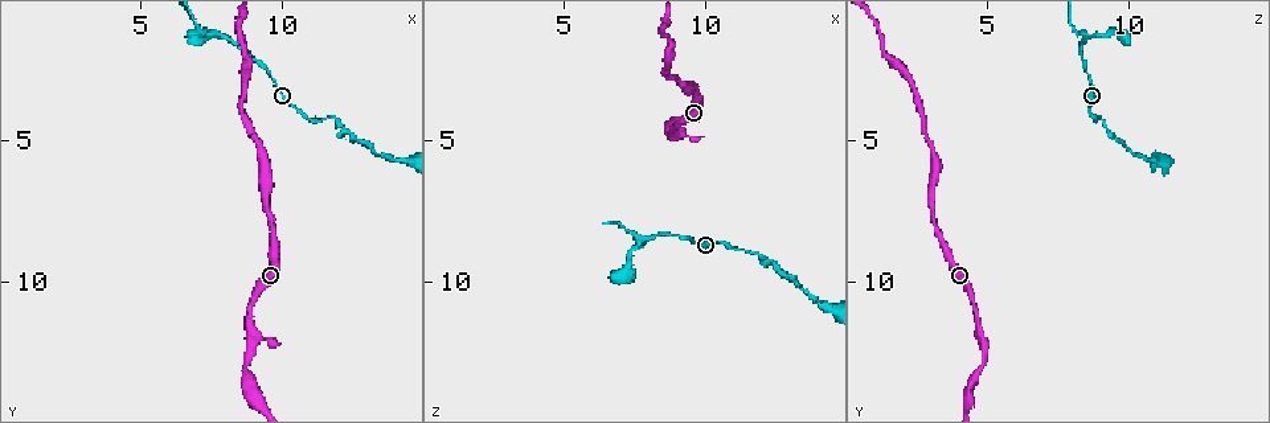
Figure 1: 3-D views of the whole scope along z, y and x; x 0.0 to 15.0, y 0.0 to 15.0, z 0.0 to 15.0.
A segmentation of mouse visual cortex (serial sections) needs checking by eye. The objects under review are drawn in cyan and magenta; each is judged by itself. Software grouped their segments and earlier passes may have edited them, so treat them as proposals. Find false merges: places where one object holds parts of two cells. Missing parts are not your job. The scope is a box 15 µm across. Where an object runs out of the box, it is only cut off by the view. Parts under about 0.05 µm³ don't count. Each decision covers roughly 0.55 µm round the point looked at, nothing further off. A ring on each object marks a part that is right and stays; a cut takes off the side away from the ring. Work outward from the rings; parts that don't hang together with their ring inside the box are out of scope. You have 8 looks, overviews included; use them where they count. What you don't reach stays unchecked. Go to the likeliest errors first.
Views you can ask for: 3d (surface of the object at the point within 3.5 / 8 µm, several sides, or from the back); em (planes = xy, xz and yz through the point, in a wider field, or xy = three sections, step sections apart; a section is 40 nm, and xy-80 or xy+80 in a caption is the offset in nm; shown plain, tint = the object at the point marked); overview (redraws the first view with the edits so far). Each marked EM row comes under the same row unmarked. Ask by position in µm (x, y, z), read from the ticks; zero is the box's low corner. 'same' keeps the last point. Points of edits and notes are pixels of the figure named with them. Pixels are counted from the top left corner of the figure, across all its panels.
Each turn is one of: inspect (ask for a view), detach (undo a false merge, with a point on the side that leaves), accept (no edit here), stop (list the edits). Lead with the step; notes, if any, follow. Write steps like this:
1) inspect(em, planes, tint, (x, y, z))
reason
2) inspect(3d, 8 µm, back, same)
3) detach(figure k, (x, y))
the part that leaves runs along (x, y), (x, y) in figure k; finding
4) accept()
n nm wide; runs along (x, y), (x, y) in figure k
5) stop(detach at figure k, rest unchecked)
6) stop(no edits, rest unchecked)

inspect(3d, 8 µm, (7.9, 1.2, 8.5))

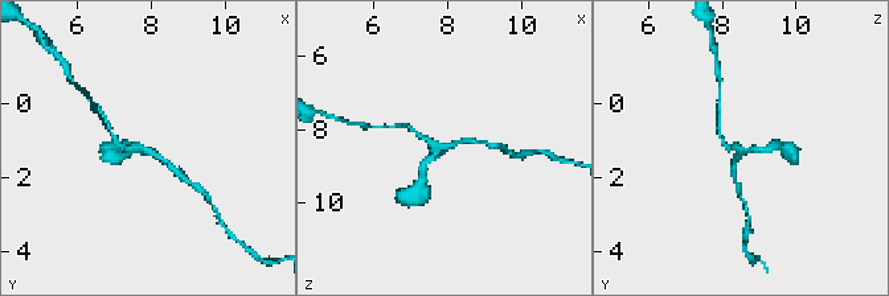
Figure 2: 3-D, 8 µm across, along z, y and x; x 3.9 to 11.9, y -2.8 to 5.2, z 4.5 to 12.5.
inspect(3d, 3.5 µm, (7.9, 1.4, 8.5))
zoom in

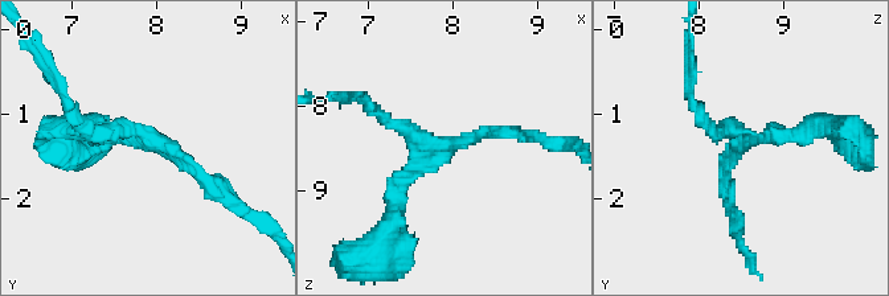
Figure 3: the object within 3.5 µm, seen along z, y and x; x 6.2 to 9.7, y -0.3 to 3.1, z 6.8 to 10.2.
inspect(em, planes, tint, (7.95, 1.30, 8.45))
shape alone is not enough

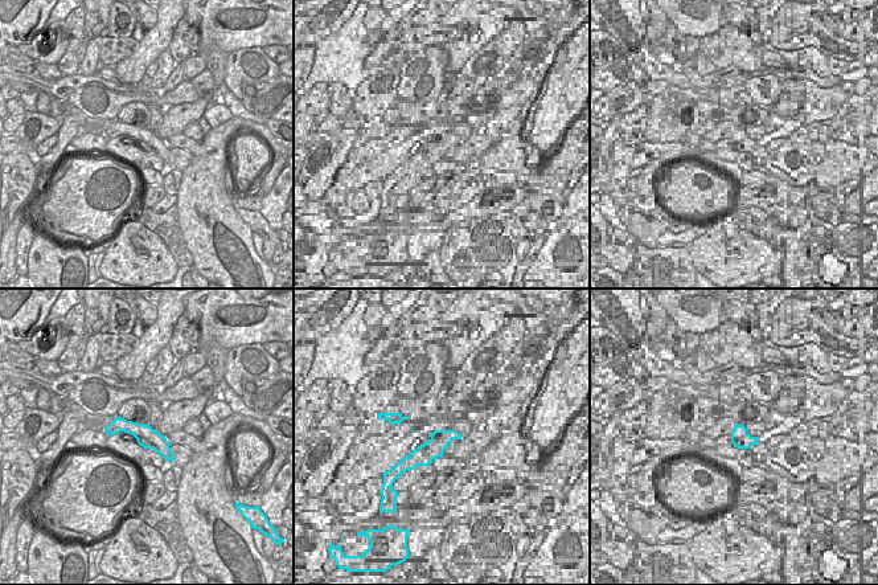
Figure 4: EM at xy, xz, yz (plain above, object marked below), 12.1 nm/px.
accept()
arms of 150, 200, 200 nm; runs along (517, 134), (447, 144), (394, 185), (394, 209) in figure 3; continuous, no second cell

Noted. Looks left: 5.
inspect(3d, 3.5 µm, back, (8.9, 11.6, 4.7))
arms part here

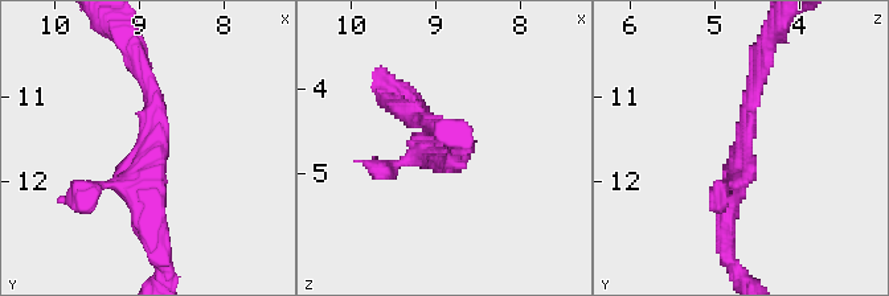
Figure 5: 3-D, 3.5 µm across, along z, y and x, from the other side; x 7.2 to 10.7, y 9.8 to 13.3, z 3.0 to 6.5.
inspect(em, xy, step 3, tint, (8.85, 11.70, 4.75))

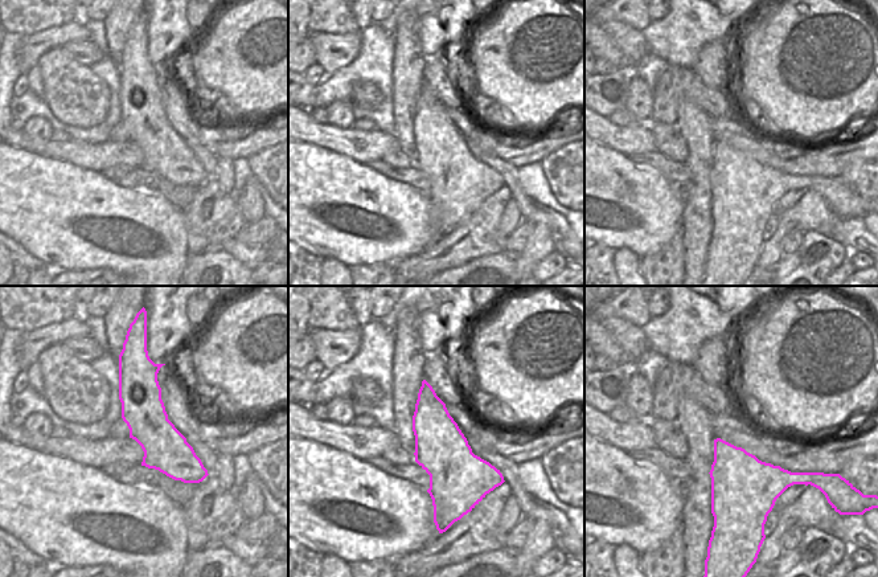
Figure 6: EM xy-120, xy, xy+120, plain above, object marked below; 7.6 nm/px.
accept()
400 nm wide; runs along (757, 74), (726, 192), (726, 241) in figure 5; all the same cell

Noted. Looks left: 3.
inspect(3d, 3.5 µm, (14.3, 5.7, 10.9))

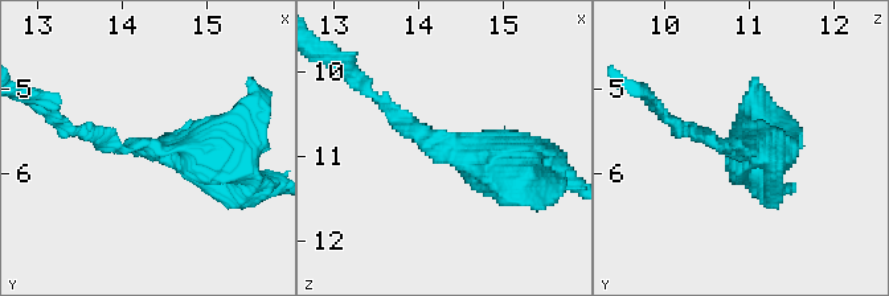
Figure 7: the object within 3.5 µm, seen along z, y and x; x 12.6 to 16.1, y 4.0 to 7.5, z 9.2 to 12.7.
inspect(em, xy, step 3, tint, (14.35, 5.70, 10.90))
arms of 150, 400 nm; now the EM

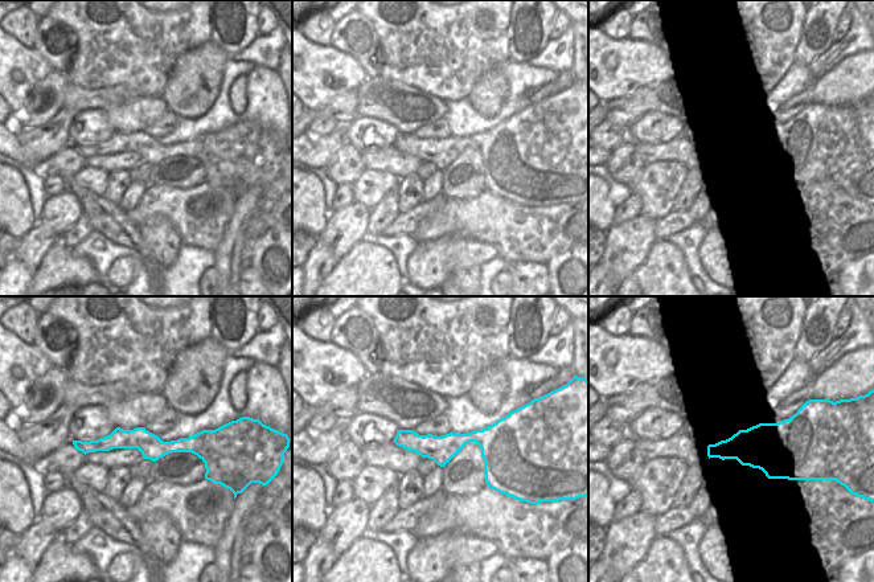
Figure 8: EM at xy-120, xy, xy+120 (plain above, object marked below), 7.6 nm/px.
accept()
runs along (377, 97), (467, 164), (499, 144) in figure 7; continuous, no second cell

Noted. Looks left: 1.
stop(no edits, rest unchecked)

